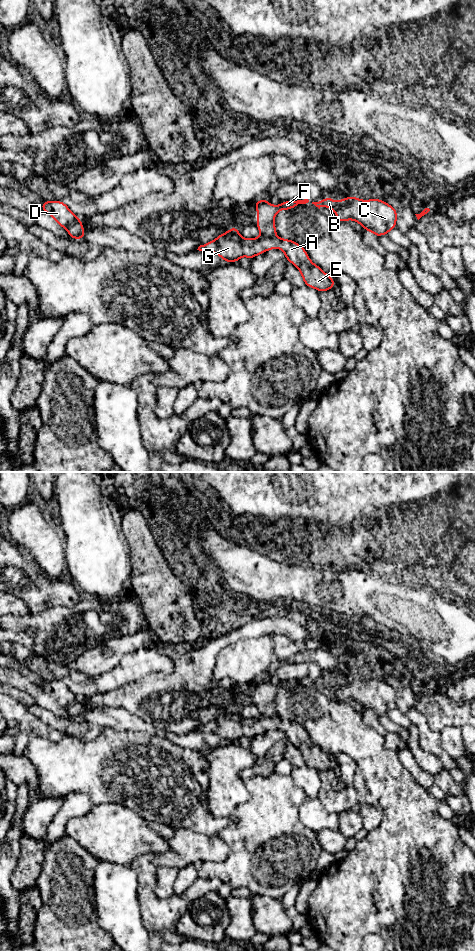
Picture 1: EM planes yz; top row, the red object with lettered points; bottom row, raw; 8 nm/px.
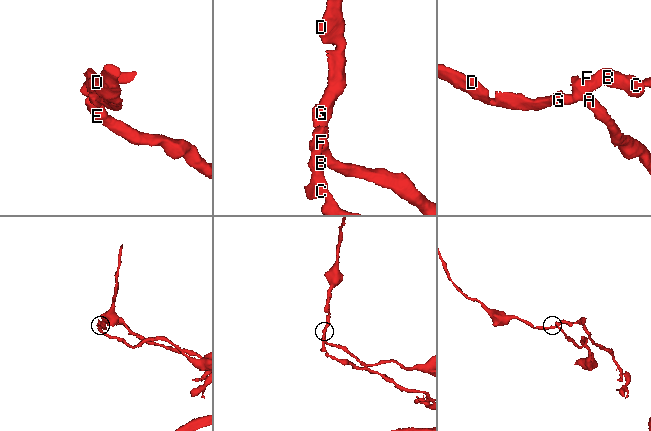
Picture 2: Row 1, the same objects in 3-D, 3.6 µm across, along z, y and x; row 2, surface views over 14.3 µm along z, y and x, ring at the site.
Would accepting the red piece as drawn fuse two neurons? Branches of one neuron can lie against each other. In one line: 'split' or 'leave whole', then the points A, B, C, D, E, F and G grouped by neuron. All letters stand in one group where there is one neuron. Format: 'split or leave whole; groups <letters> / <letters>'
split; groups A D E G / B C F

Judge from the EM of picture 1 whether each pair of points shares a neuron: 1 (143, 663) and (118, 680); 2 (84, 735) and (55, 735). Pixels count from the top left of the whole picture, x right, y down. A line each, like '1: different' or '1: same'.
1: same
2: different

